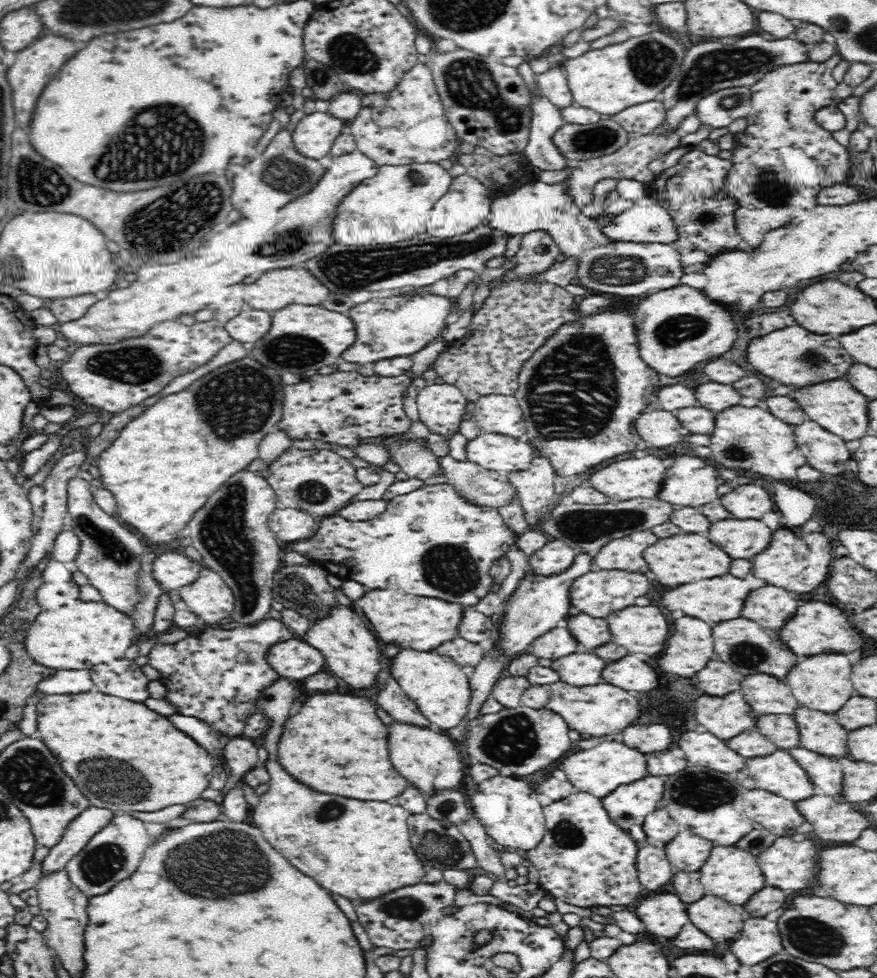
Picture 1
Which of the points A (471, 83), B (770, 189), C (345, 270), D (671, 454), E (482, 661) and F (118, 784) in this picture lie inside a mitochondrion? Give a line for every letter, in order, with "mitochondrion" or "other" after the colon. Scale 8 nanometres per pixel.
A: mitochondrion
B: mitochondrion
C: mitochondrion
D: other
E: other
F: mitochondrion

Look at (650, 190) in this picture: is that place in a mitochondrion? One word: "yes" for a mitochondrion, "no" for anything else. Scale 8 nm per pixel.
no

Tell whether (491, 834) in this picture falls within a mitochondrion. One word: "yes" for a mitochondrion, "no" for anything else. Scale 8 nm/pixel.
no

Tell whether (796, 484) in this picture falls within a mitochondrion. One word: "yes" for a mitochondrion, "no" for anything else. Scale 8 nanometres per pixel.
no

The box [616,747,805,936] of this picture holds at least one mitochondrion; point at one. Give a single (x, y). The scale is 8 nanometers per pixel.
(701, 792)

